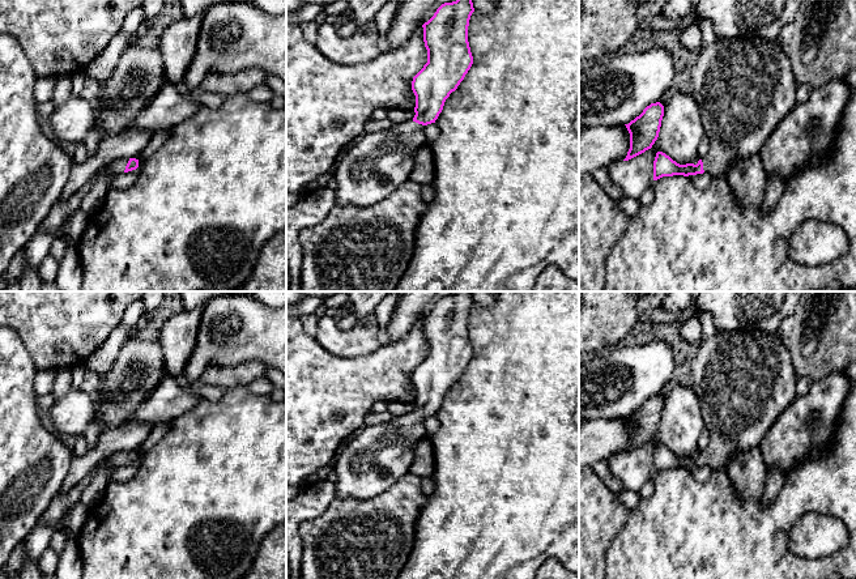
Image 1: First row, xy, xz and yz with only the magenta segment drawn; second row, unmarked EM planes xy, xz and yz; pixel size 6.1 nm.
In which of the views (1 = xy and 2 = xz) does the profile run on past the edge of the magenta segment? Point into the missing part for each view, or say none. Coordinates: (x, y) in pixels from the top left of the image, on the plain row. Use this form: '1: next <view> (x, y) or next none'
1: next xy (94, 490)
2: next xz (375, 458)

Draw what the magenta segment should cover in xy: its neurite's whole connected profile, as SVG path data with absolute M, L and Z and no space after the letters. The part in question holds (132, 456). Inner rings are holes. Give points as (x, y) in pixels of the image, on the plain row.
M120 451L107 455L102 464L94 467L93 478L82 491L81 503L88 508L95 506L95 503L103 497L105 490L110 484L110 474L112 469L136 463L137 460L139 452L136 451Z

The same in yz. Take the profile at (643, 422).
M660 395L651 396L643 405L625 417L630 426L630 442L623 454L629 454L651 442L659 430L664 399Z

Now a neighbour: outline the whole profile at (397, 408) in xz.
M401 401L388 403L387 405L387 410L395 416L413 413L414 408L416 408L414 404L405 404Z

